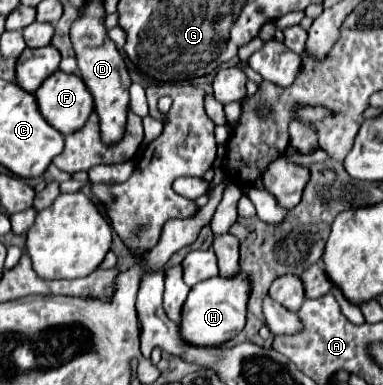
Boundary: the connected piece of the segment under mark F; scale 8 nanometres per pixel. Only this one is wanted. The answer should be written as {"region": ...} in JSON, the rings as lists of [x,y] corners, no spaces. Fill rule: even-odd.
{"region":[[[54,71],[42,85],[40,89],[34,93],[40,113],[44,115],[44,119],[48,123],[52,123],[52,127],[56,127],[62,135],[70,135],[80,131],[80,127],[84,127],[84,123],[88,121],[90,113],[94,111],[94,99],[92,93],[88,91],[88,87],[84,85],[84,81],[74,75],[74,73],[64,73],[64,71]]]}

